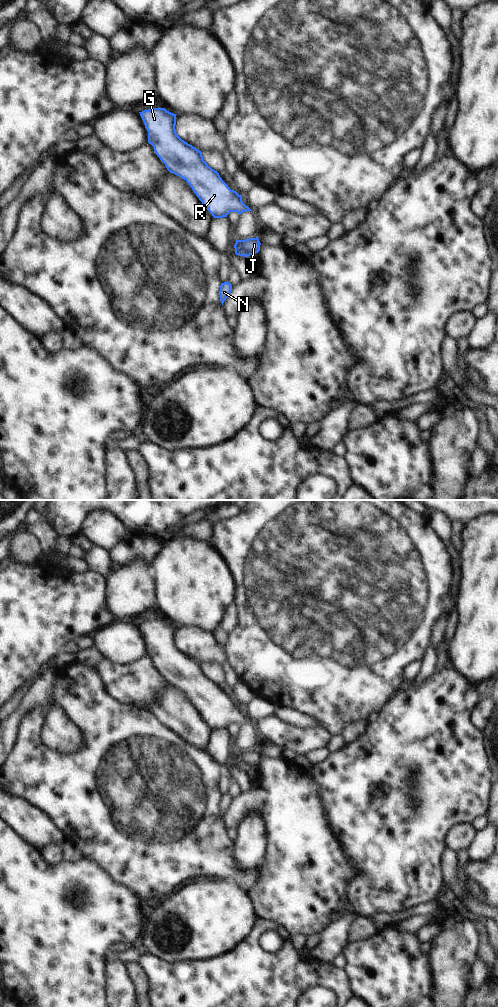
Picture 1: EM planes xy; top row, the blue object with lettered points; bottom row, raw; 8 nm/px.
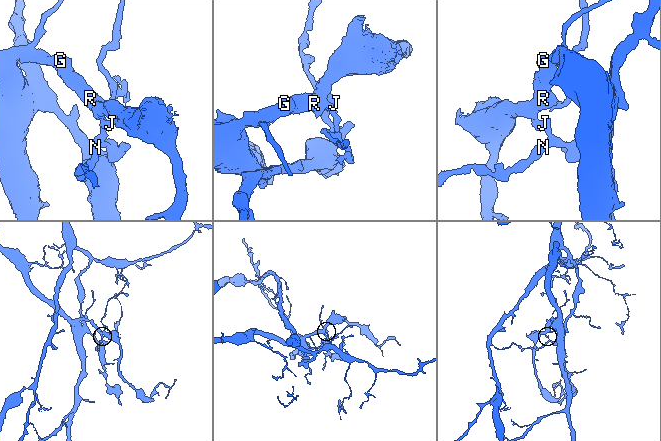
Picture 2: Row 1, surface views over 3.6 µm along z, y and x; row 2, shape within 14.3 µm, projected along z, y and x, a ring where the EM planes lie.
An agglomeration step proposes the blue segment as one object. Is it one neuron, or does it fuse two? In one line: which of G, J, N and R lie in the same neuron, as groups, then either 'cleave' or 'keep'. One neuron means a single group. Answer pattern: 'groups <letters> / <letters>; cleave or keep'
groups G J R / N; cleave

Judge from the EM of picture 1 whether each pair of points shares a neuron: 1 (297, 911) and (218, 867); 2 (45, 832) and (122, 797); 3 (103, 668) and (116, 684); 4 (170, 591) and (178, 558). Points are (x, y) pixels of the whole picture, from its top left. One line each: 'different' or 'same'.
1: different
2: different
3: same
4: same

